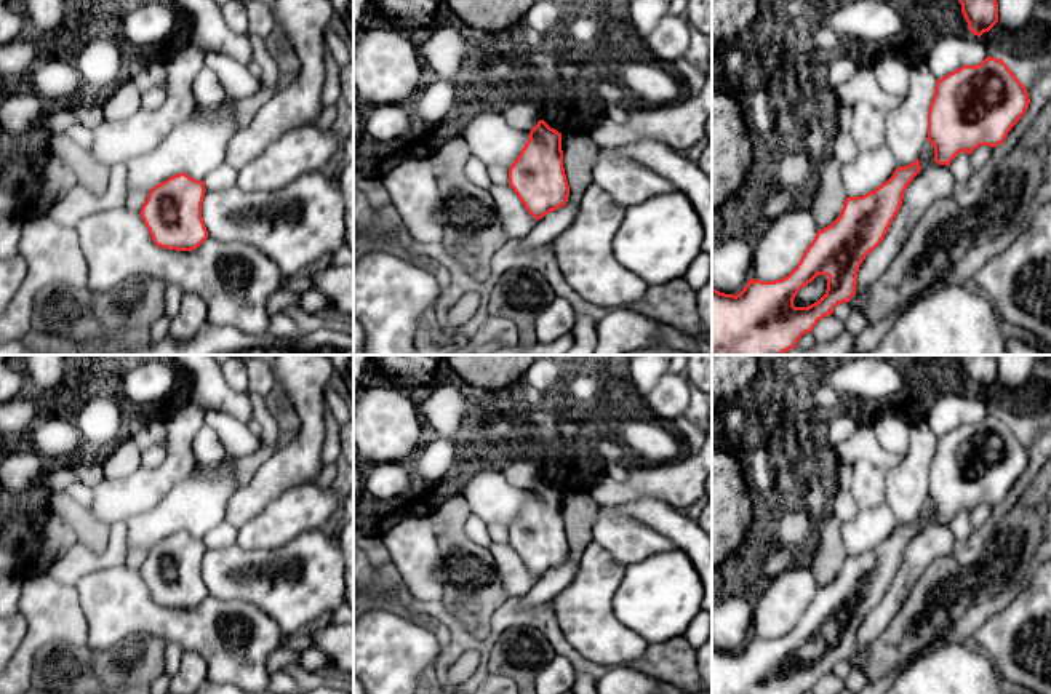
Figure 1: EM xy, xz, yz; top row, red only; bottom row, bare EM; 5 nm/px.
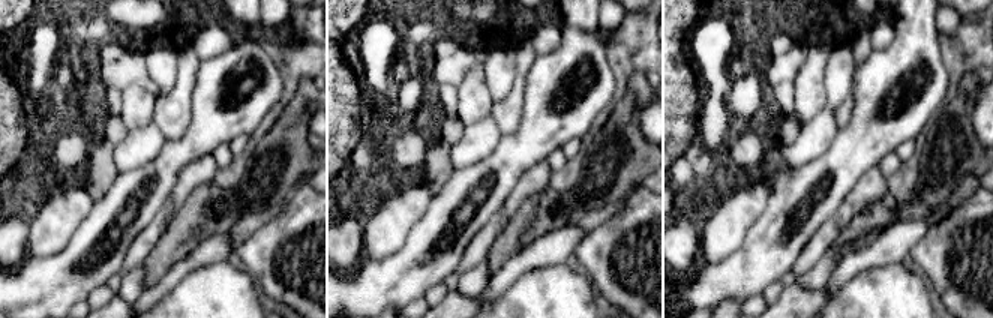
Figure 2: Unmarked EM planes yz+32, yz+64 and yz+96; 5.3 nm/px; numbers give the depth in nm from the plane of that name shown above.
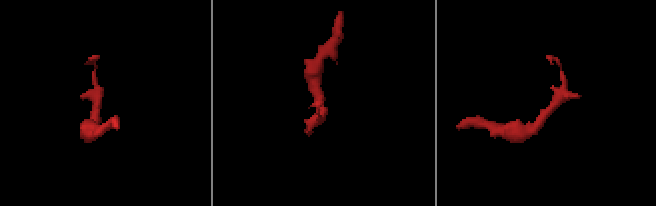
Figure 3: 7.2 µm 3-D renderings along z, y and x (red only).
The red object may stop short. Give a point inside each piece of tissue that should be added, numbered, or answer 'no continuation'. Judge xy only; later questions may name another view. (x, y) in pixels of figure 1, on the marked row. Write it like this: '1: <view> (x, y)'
no continuation

